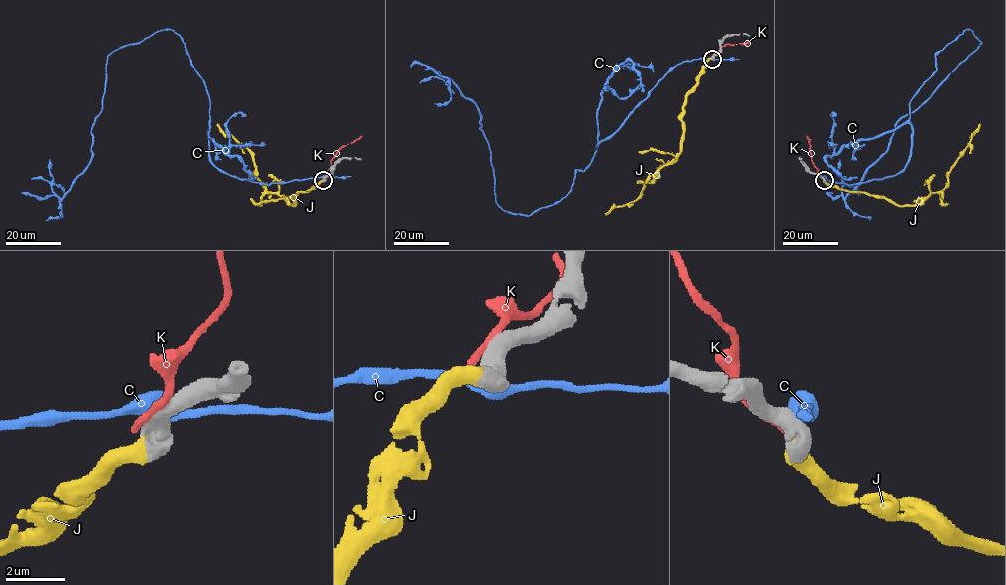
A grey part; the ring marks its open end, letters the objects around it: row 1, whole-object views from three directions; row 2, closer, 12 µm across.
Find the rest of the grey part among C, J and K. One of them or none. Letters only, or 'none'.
J

